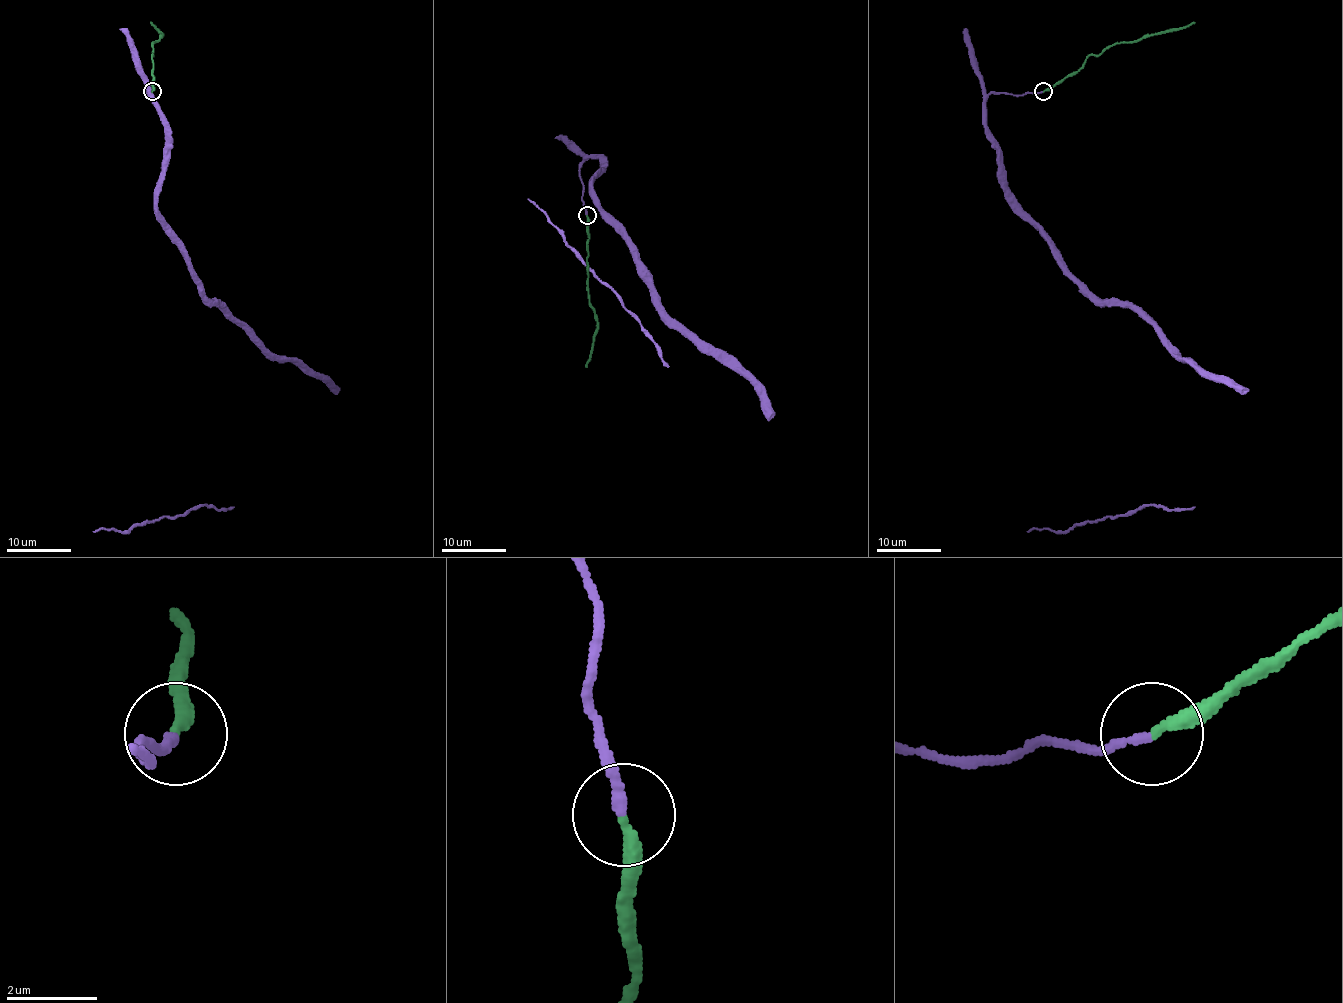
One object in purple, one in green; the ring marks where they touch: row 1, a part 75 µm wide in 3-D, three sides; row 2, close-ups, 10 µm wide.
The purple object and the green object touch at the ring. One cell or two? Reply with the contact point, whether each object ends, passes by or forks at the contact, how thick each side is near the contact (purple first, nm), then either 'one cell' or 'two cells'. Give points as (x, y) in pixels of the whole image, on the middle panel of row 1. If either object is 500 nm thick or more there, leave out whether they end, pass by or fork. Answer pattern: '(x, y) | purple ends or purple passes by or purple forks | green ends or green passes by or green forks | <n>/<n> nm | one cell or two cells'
(587, 215) | purple ends | green ends | 190/260 nm | one cell

